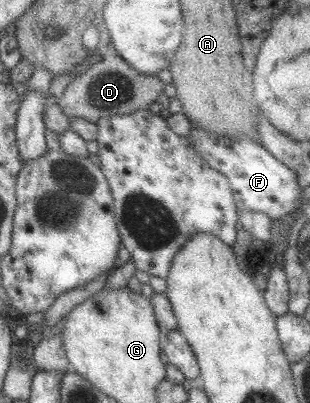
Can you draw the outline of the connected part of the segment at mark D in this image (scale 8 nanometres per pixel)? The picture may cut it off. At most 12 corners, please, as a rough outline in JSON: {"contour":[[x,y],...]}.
{"contour":[[109,44],[56,100],[69,119],[96,122],[147,109],[156,75]]}

